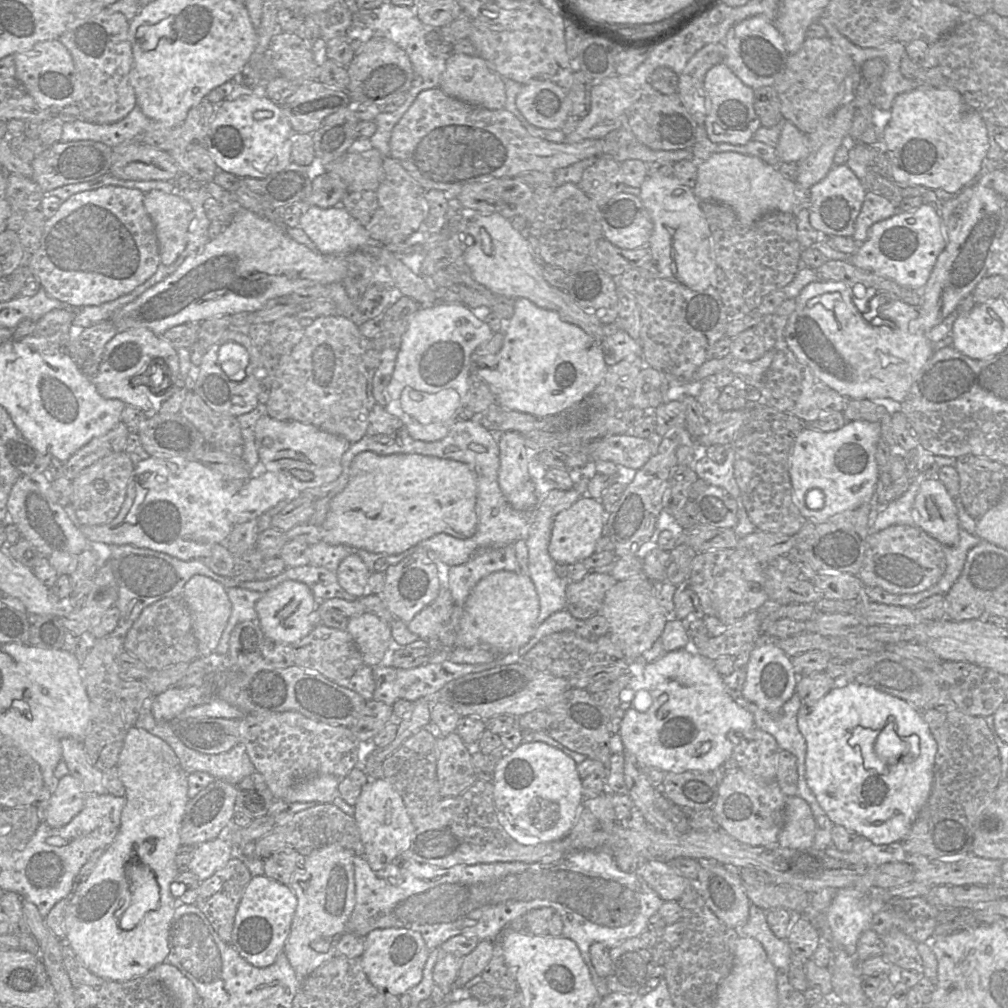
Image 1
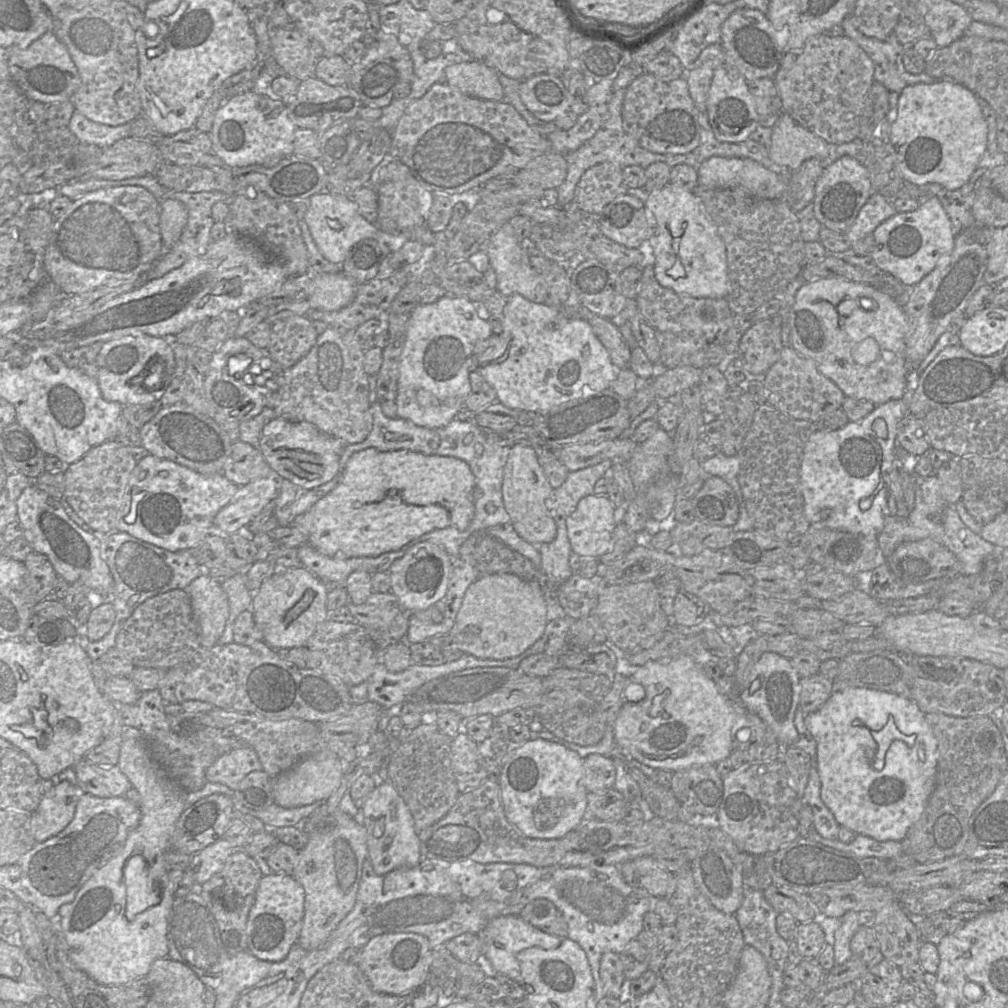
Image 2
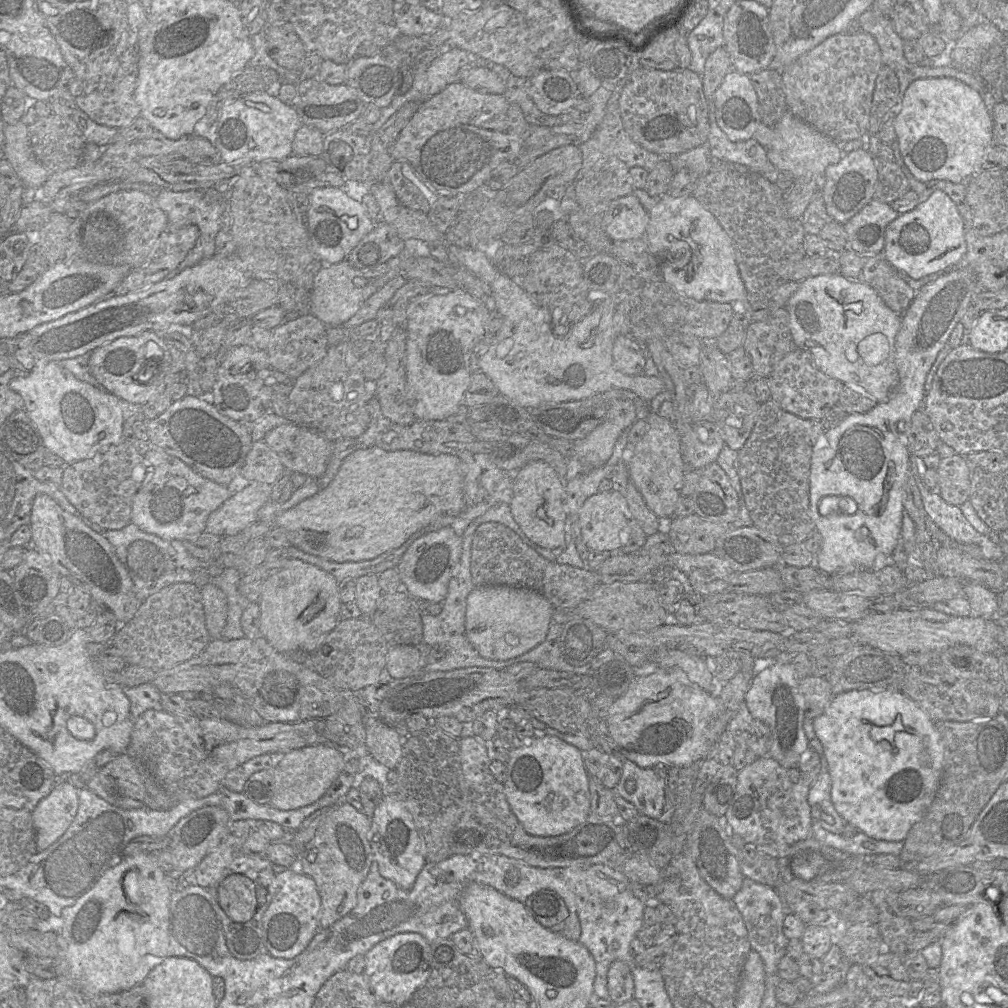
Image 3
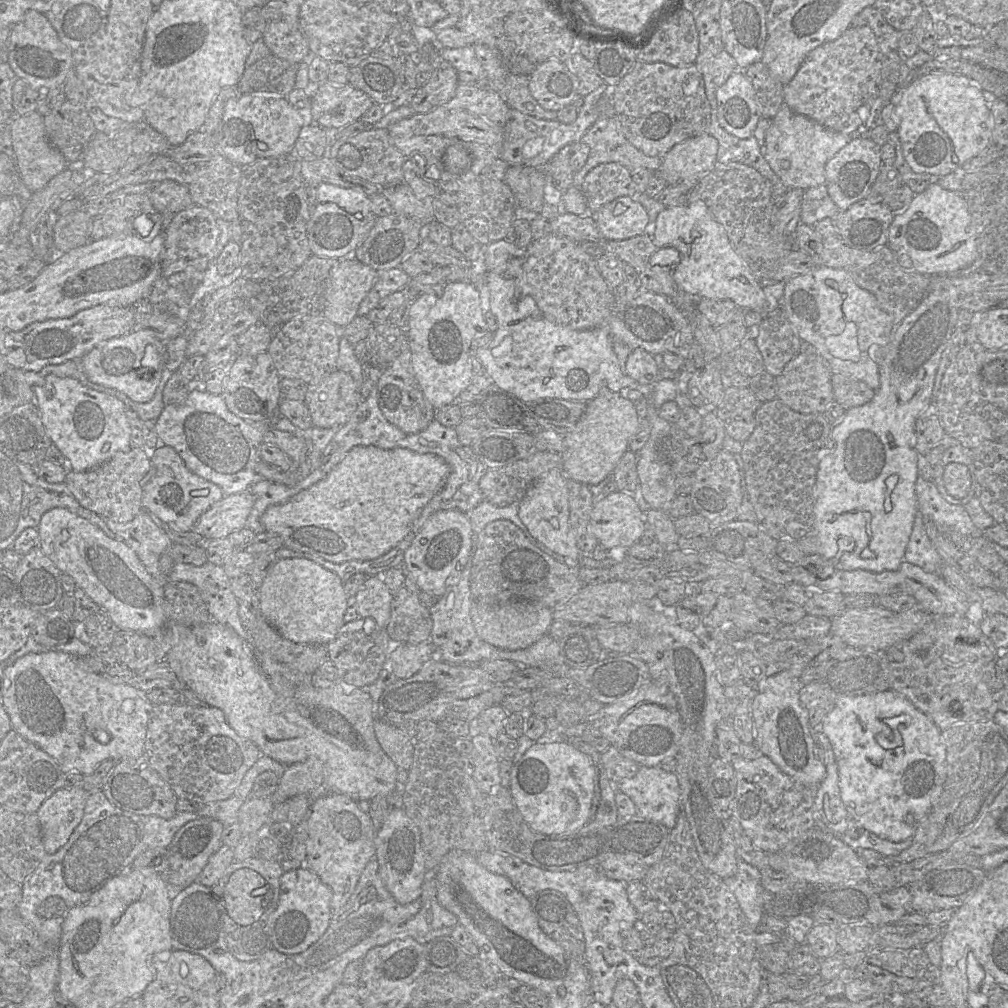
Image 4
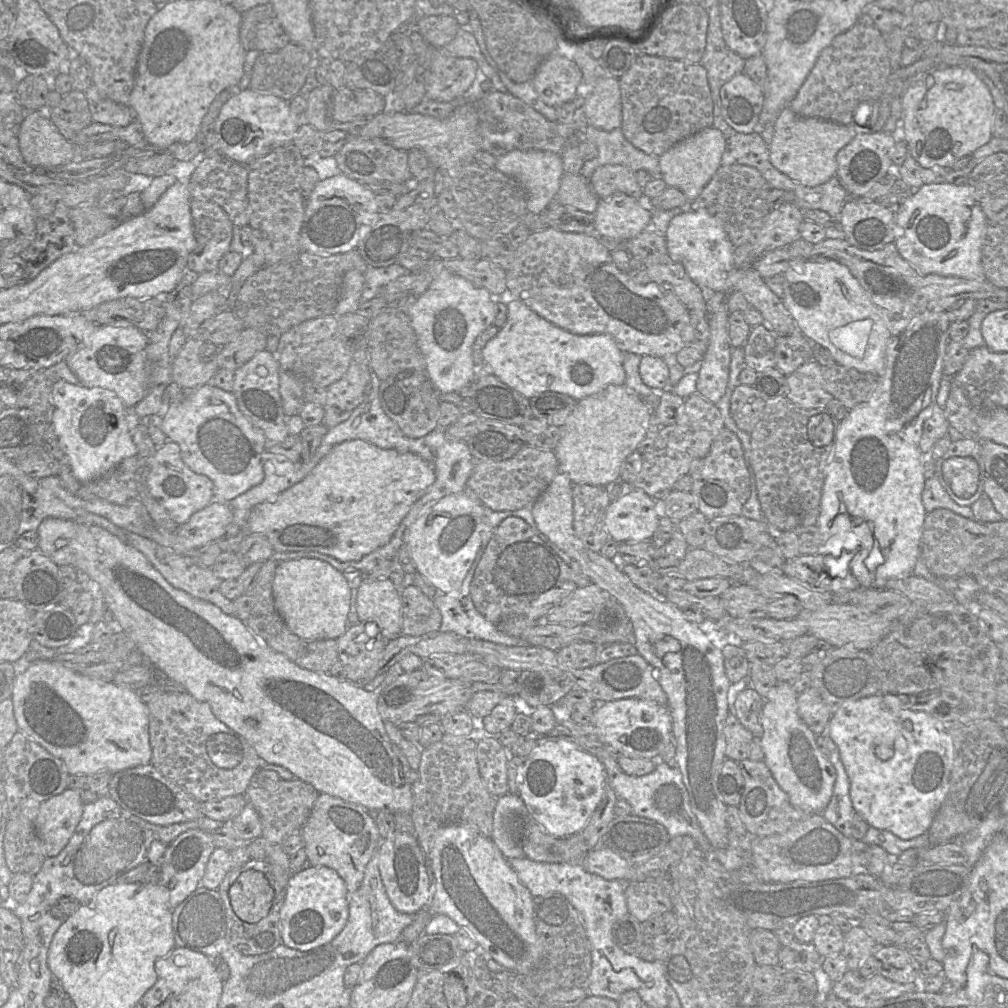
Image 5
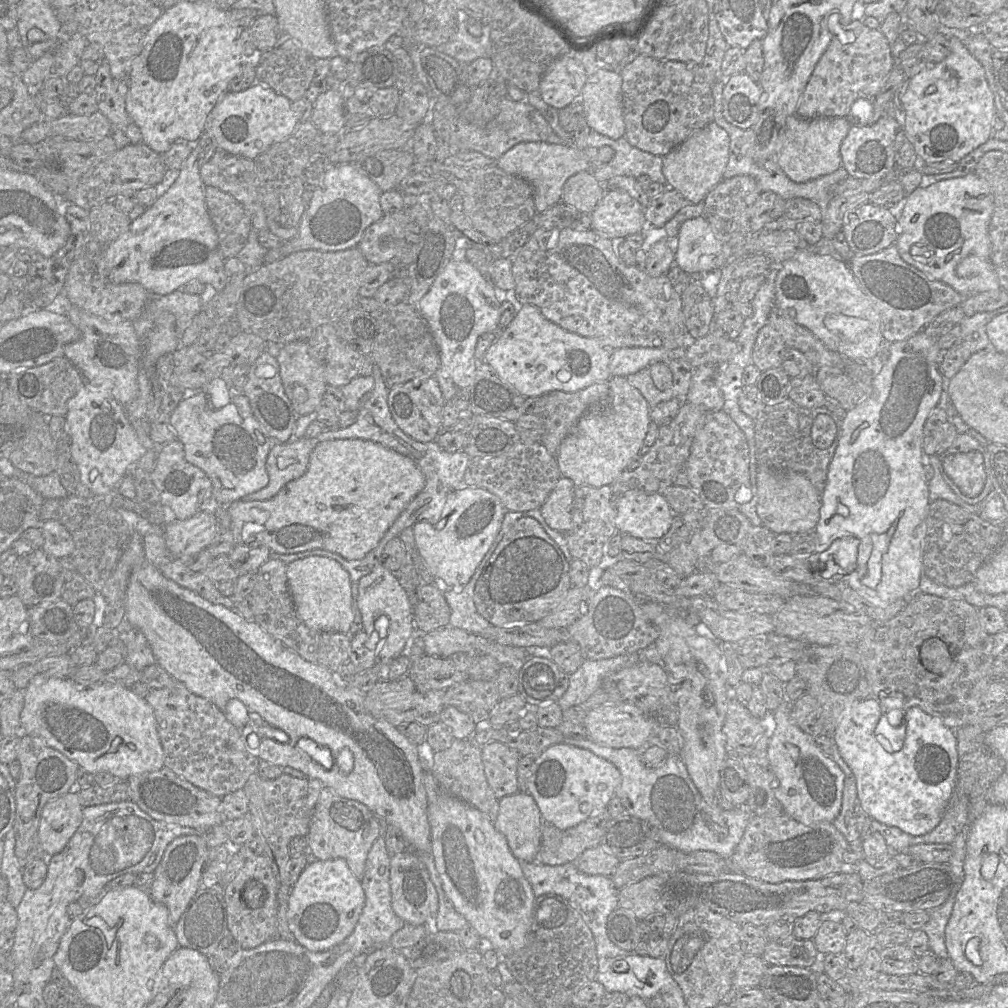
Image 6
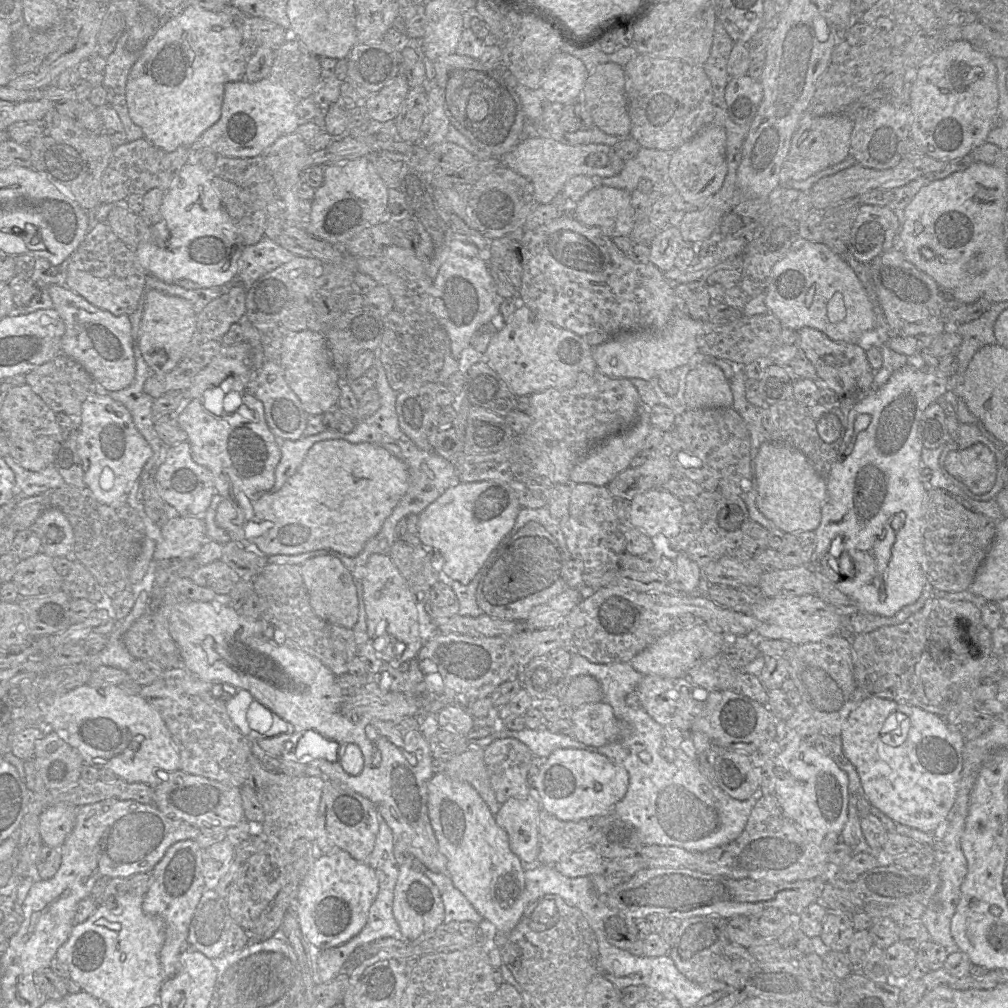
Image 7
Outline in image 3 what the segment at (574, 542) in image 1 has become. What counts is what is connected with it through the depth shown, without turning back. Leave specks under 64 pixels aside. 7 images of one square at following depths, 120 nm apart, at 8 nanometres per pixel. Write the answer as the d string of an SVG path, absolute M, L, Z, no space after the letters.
M614 490L590 496L578 512L583 541L598 552L622 549L631 518L625 496Z

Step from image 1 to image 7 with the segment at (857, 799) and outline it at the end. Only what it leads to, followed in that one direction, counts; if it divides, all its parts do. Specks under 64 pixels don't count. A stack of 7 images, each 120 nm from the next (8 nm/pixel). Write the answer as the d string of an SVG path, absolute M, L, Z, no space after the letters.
M879 697L865 698L851 712L841 732L845 756L854 765L863 795L893 821L931 833L952 809L963 769L965 739L942 717L919 707Z

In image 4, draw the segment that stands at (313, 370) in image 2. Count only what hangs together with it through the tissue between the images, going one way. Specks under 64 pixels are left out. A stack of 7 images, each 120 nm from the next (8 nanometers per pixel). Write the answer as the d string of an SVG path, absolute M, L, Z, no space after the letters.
M335 370L317 384L308 385L304 403L312 425L318 428L341 427L362 402L360 389L353 378Z

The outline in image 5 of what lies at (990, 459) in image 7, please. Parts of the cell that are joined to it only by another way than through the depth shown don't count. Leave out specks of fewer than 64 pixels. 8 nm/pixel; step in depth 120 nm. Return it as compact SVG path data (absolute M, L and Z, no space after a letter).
M951 457L943 463L945 482L962 499L971 498L978 489L980 469L972 457Z

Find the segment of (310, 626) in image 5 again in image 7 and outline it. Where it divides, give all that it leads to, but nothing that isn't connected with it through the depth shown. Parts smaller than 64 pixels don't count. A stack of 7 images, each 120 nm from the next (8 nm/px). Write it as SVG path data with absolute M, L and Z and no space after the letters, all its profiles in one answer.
M320 555L307 559L300 568L310 605L315 614L332 624L348 629L354 628L359 616L355 579L341 560L331 555Z

